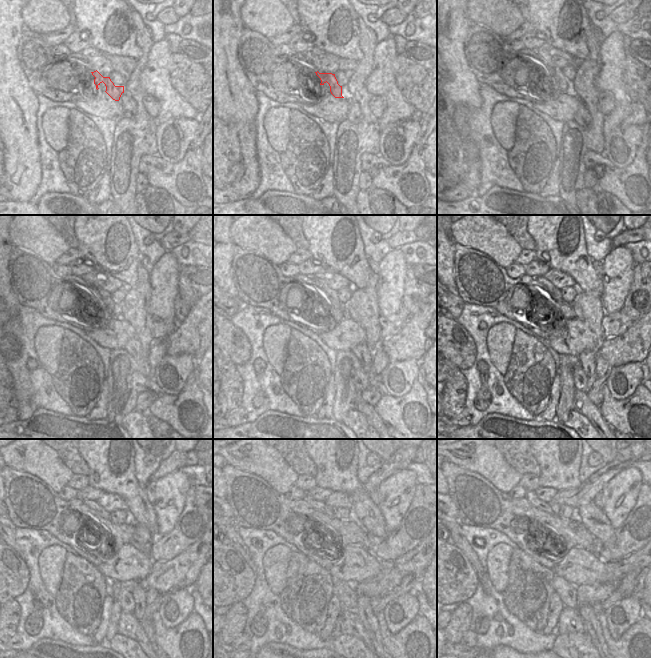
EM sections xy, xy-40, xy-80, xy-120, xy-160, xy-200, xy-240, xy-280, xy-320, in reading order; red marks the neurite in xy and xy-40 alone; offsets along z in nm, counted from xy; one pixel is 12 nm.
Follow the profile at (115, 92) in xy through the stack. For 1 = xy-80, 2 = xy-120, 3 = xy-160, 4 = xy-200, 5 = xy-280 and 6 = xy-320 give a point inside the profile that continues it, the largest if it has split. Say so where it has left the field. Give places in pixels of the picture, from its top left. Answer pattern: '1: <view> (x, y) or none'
1: xy-80 (556, 73)
2: xy-120 (106, 296)
3: xy-160 (332, 295)
4: xy-200 (555, 292)
5: xy-280 (321, 506)
6: xy-320 (530, 494)

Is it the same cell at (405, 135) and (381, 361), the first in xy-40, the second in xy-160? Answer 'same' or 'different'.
different

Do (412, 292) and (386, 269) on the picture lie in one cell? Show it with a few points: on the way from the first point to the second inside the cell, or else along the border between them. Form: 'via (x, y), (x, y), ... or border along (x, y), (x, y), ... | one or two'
border along (408, 266), (405, 272), (402, 302), (399, 307) | two

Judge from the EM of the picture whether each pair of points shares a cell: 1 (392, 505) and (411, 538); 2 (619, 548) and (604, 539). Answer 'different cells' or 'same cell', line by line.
1: different cells
2: different cells

